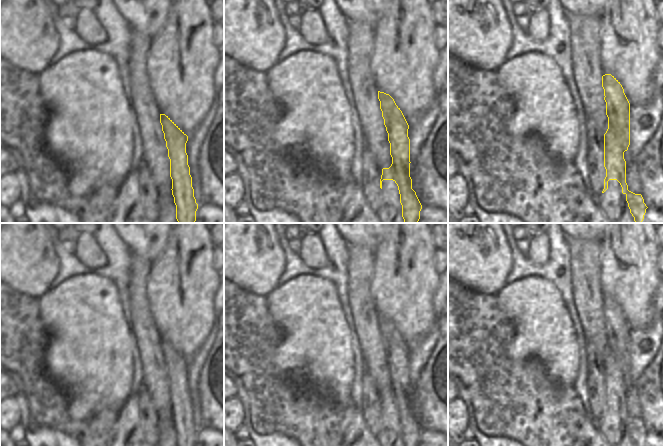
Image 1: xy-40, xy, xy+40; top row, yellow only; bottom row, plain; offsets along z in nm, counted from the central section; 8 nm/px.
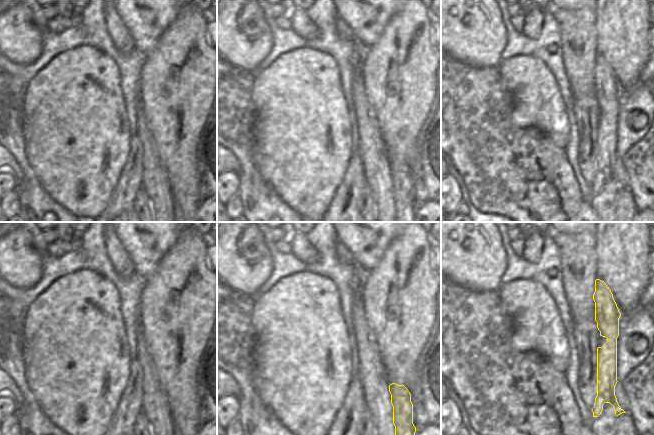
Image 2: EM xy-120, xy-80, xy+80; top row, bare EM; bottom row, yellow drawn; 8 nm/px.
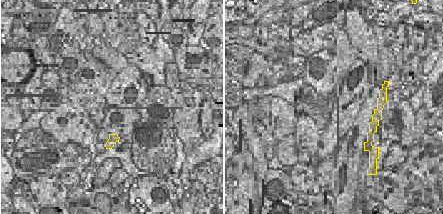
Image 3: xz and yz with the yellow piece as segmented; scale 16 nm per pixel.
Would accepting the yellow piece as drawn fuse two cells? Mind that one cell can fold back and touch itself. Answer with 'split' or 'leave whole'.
leave whole

